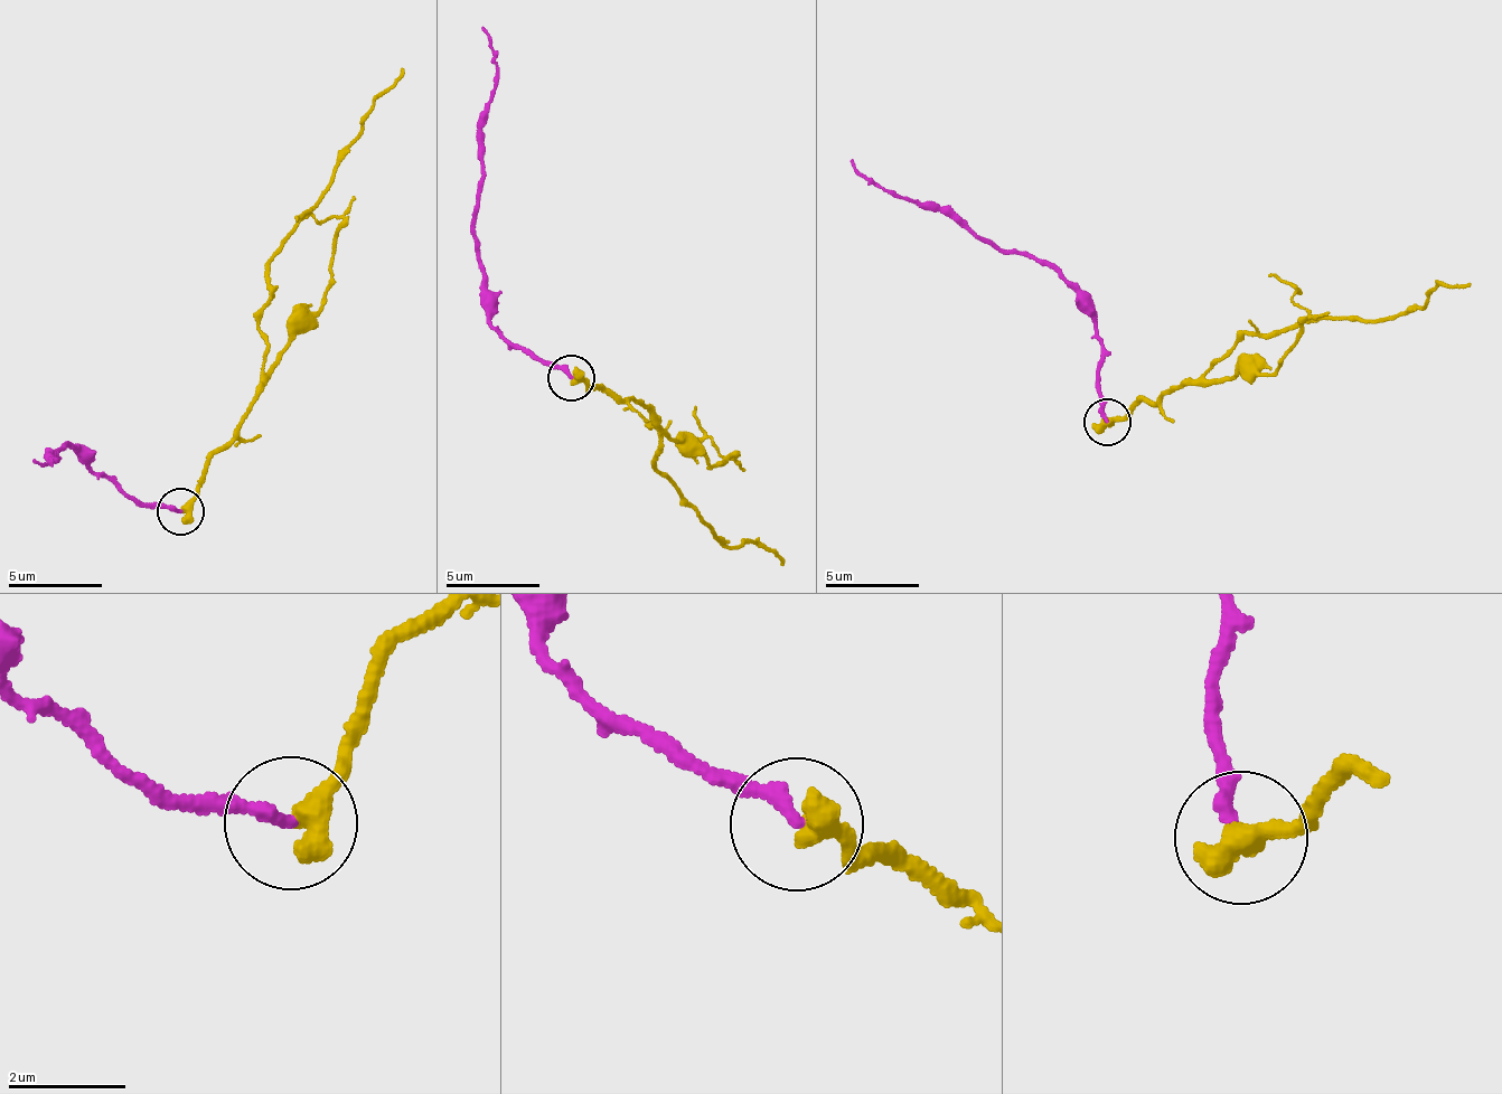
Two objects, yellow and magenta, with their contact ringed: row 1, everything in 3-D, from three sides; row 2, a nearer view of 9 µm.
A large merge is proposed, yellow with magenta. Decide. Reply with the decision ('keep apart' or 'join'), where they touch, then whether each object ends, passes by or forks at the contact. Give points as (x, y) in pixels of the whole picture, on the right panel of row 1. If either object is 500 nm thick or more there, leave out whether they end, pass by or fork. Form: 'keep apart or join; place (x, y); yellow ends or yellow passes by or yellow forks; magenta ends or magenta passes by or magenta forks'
keep apart; place (1107, 422)

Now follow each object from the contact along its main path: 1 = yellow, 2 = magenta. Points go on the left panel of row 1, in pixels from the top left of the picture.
1: (179, 509), (254, 399), (271, 289), (269, 262), (331, 180), (359, 130), (359, 119), (402, 68)
2: (179, 511), (140, 506), (75, 453), (63, 448), (57, 463), (52, 456), (50, 469), (35, 461)

